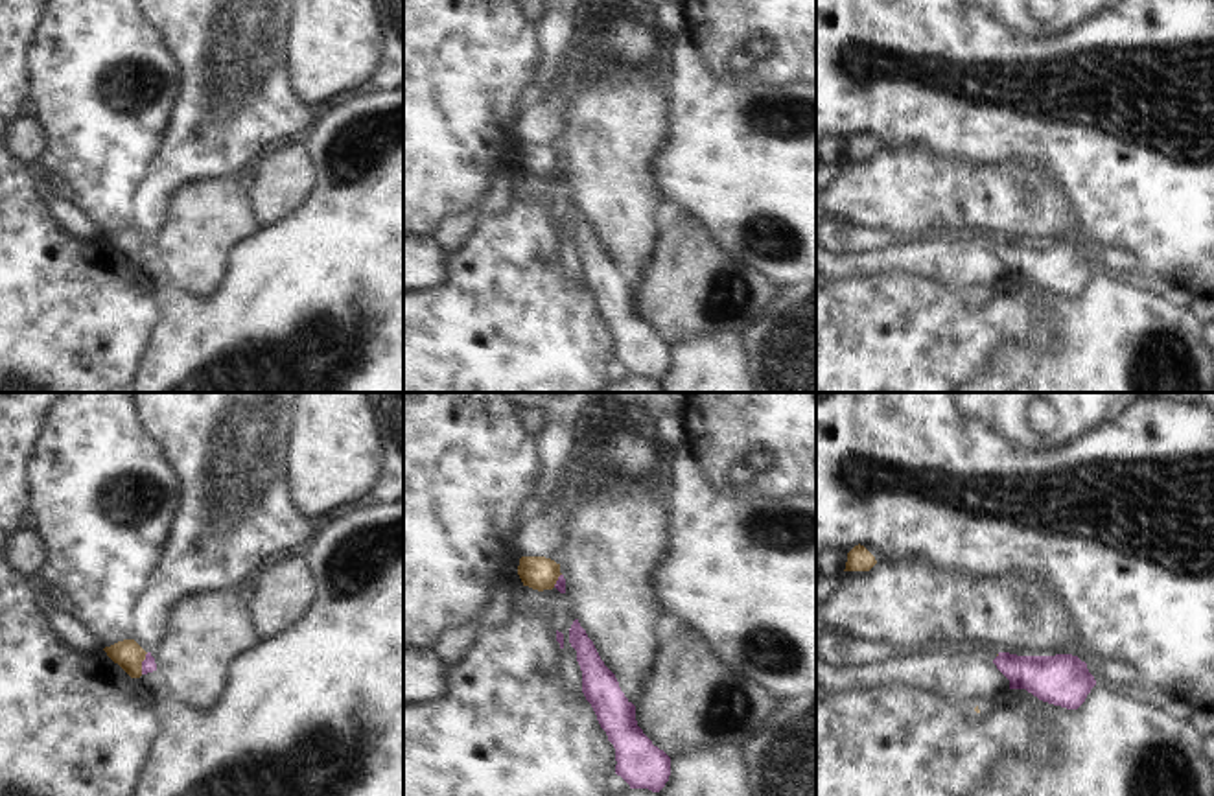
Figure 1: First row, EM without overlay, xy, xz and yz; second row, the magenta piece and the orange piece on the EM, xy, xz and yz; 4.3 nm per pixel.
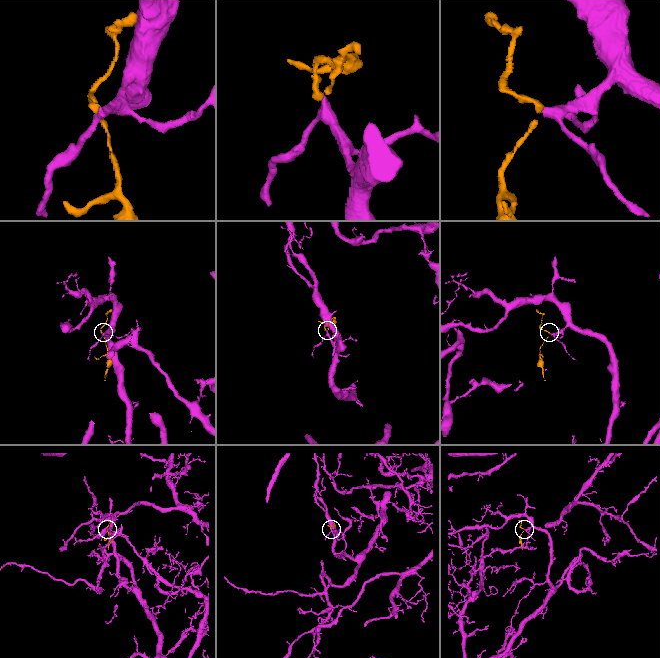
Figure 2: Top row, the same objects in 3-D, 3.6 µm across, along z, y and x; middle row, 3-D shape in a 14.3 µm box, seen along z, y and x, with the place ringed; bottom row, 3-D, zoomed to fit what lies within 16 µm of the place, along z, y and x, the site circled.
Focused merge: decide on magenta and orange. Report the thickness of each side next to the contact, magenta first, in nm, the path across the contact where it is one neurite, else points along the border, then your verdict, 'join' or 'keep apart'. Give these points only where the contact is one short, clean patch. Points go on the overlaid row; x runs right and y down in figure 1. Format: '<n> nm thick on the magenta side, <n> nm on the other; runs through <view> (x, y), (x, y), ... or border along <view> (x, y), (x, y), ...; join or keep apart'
60 nm thick on the magenta side, 120 nm on the other; border along xy (148, 653), (140, 673); keep apart

